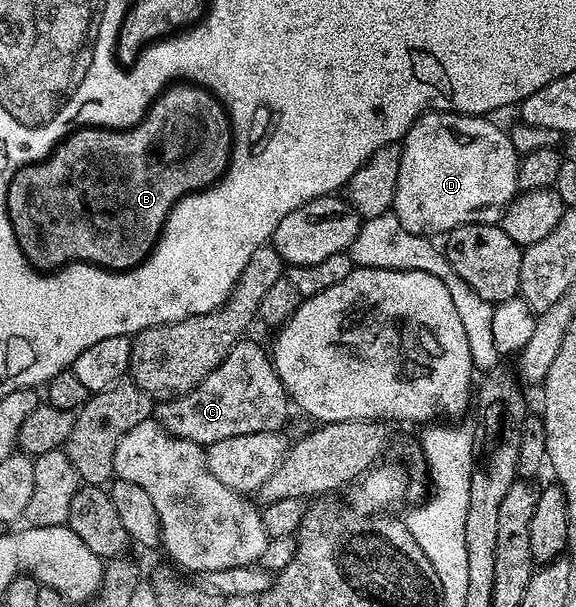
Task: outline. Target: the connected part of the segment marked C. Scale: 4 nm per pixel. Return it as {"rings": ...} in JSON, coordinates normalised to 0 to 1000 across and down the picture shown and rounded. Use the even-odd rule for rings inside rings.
{"rings":[[[425,554],[408,563],[385,600],[378,600],[378,606],[372,606],[372,613],[365,613],[365,619],[358,619],[358,626],[345,629],[335,643],[307,656],[280,661],[267,675],[269,694],[286,702],[302,718],[340,728],[356,738],[378,725],[399,725],[399,718],[491,710],[493,694],[500,689],[500,669],[503,671],[500,646],[493,641],[467,578],[464,583],[448,565],[436,563],[434,558],[436,555]]]}

